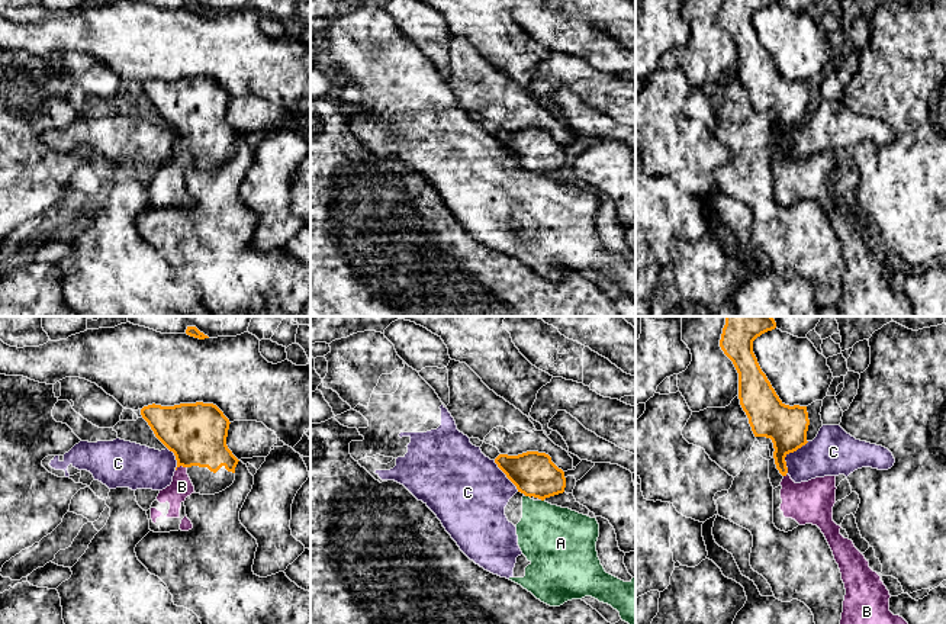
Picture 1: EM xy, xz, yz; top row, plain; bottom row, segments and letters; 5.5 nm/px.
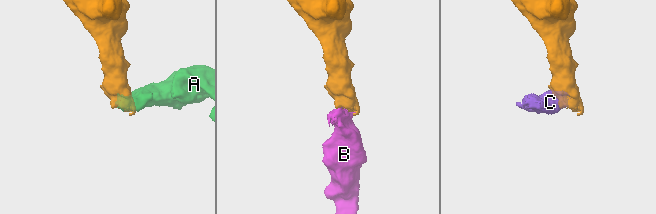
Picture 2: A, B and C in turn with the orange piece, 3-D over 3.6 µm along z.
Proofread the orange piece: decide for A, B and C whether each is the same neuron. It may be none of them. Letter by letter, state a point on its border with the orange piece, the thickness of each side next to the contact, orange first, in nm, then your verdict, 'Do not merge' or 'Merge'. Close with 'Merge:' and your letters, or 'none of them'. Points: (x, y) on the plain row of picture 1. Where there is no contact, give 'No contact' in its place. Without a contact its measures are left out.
A: Touches orange at xz (528, 170). Thickness 240 nm (orange) against 340 nm. Do not merge
B: Touches orange at xy (180, 140). Thickness 340 nm (orange) against 120 nm. Merge
C: Touches orange at yz (788, 128). Thickness 220 nm (orange) against 260 nm. Do not merge
Merge: B

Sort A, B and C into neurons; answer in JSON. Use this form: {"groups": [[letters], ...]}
{"groups": [["A", "C"], ["B"]]}

